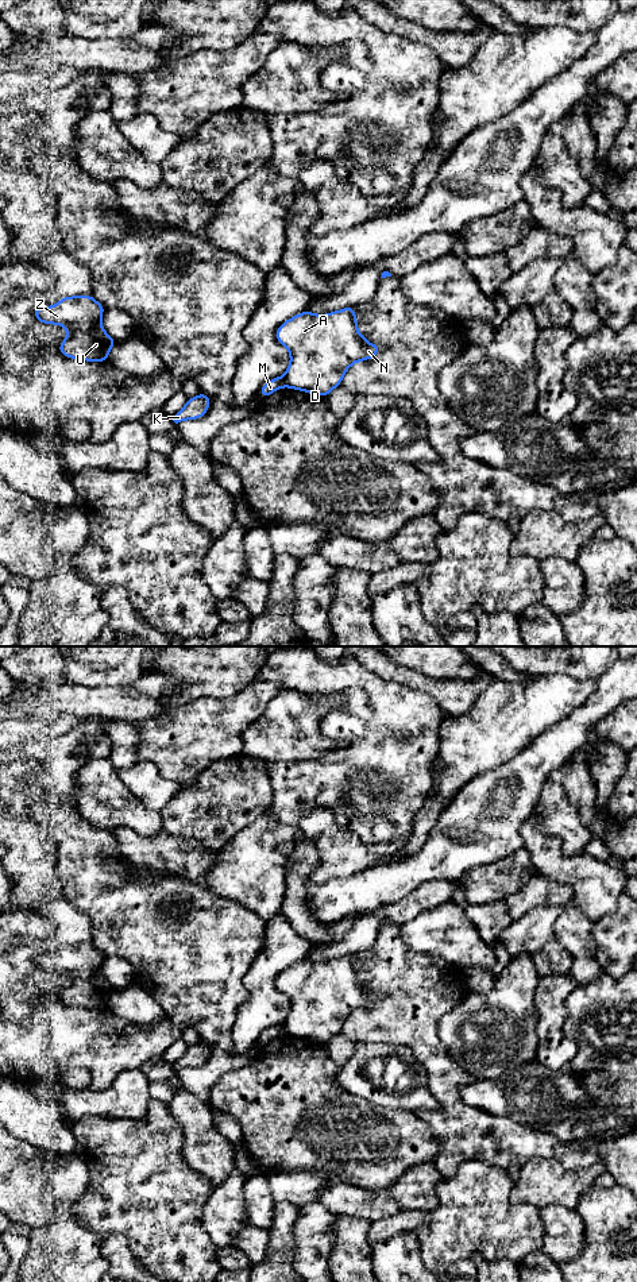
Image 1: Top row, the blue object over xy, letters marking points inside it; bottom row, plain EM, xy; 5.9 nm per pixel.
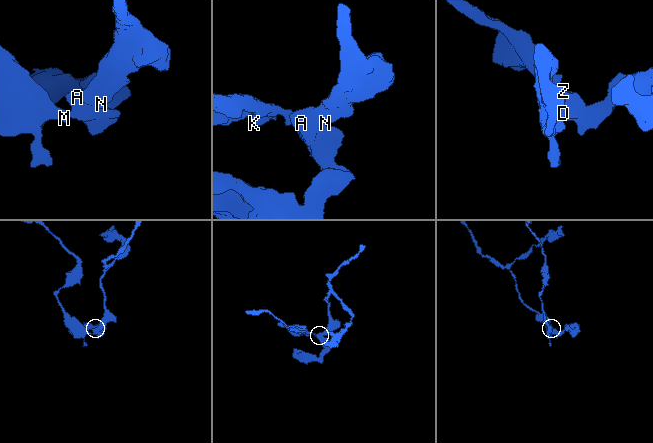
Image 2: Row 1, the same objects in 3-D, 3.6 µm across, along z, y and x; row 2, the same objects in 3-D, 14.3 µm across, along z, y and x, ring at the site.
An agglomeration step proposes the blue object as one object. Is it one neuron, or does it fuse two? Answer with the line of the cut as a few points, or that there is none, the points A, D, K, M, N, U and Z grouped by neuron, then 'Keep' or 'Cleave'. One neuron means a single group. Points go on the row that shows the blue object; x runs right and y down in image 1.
Split along xy (281, 377), (285, 385). Groups: A D N / K M U Z. Cleave

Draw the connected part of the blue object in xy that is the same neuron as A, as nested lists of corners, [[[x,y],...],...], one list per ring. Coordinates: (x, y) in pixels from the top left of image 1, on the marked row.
[[[354,306],[328,314],[313,314],[310,310],[305,310],[282,323],[275,336],[278,343],[290,352],[290,364],[282,377],[285,386],[324,398],[343,382],[345,371],[352,364],[370,360],[381,351],[379,344],[370,344],[358,332]]]

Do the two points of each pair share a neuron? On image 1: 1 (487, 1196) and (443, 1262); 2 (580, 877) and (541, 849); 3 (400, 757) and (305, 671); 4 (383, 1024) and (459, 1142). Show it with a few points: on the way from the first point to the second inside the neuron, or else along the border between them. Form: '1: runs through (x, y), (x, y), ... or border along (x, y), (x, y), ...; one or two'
1: runs through (474, 1212), (443, 1246); one
2: runs through (571, 869), (559, 867), (551, 858); one
3: runs through (379, 736), (379, 697), (359, 676), (343, 676); one
4: runs through (417, 1042), (439, 1066), (452, 1108); one

